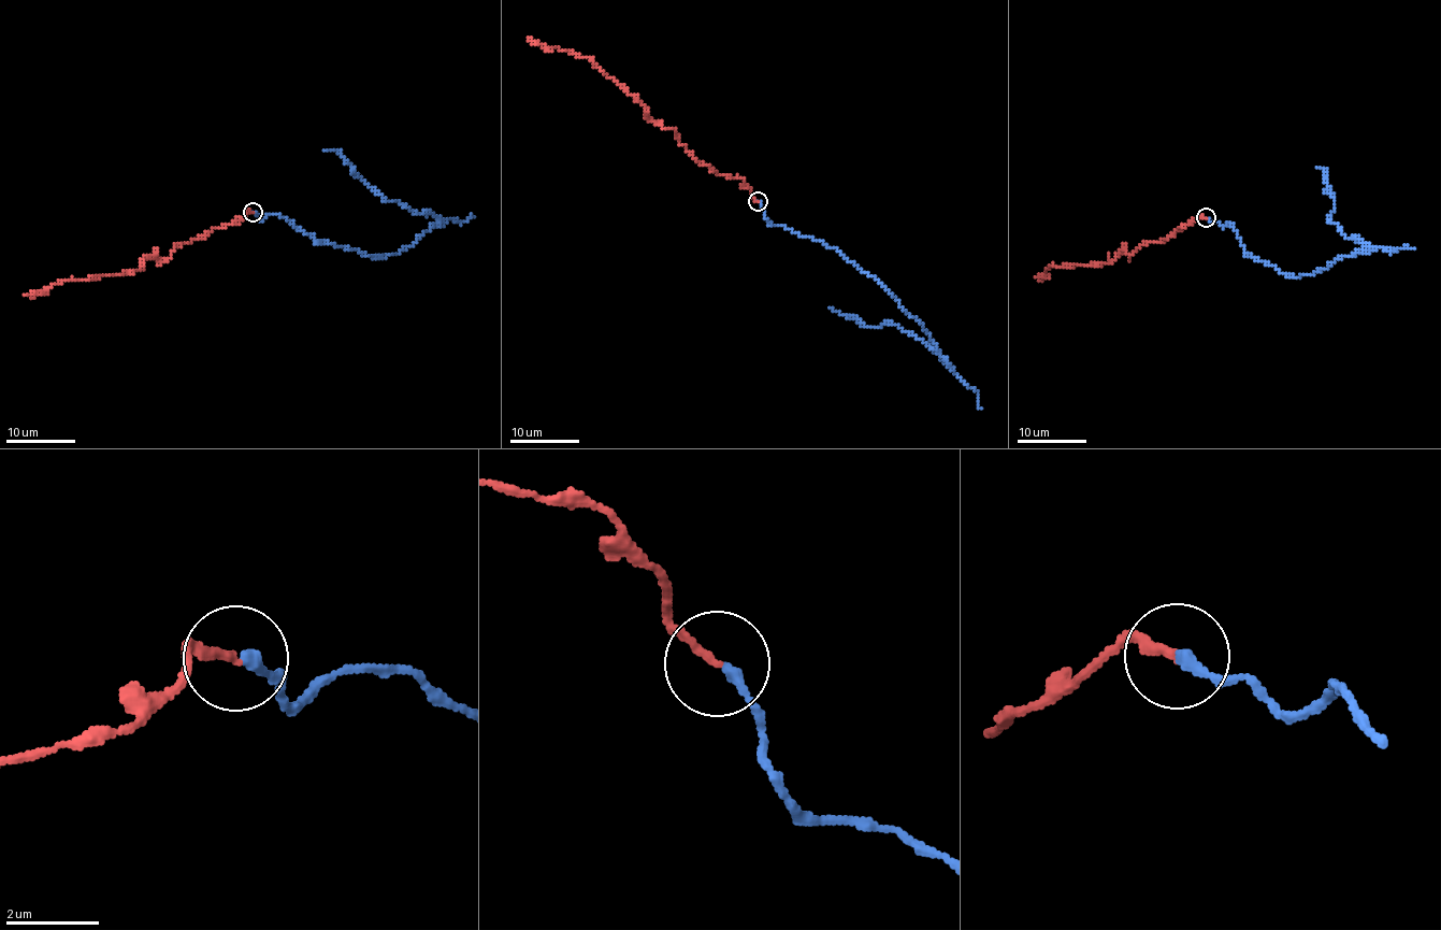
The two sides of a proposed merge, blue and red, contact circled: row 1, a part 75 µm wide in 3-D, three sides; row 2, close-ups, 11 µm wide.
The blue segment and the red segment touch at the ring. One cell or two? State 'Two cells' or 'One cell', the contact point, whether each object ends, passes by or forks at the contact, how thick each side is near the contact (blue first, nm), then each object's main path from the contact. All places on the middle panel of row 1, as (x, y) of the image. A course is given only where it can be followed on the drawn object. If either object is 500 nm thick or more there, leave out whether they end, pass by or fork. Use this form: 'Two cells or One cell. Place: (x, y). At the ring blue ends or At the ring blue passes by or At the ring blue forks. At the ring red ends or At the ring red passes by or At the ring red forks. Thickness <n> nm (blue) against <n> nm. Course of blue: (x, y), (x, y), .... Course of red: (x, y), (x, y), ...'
One cell. Place: (758, 201). At the ring blue ends. At the ring red ends. Thickness 260 nm (blue) against 160 nm. Course of blue: (759, 202), (774, 225), (833, 247), (887, 289), (948, 365), (891, 324), (866, 328), (830, 309). Course of red: (759, 202), (741, 179), (717, 173), (695, 157), (671, 129), (650, 118), (592, 59), (537, 45), (527, 37)

